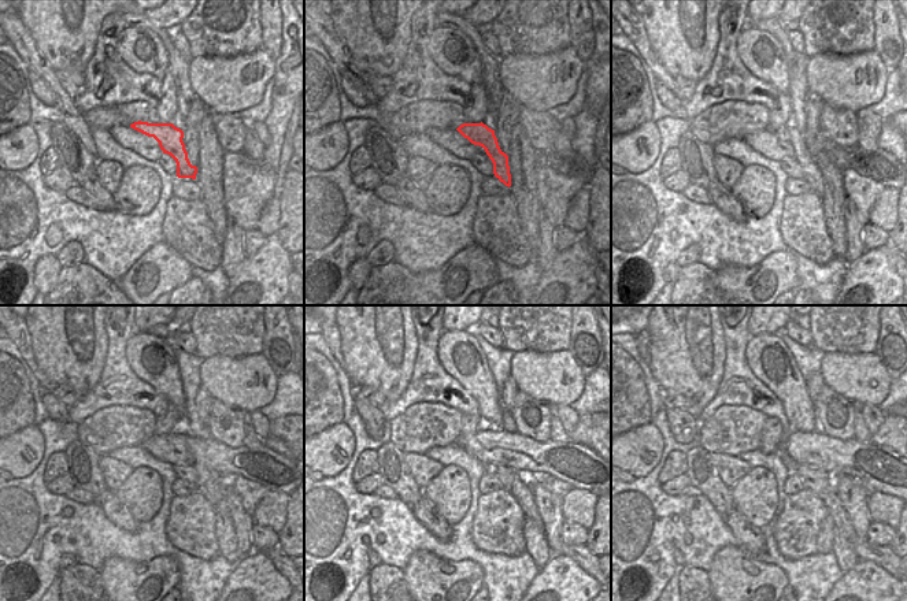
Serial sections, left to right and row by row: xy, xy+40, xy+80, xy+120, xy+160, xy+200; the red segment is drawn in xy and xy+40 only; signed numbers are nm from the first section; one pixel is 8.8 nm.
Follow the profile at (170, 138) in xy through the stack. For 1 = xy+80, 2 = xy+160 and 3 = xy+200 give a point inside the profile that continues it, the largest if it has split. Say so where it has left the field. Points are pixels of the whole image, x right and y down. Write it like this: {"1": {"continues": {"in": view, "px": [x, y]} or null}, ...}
{"1": {"continues": {"in": "xy+80", "px": [810, 173]}}, "2": {"continues": {"in": "xy+160", "px": [521, 489]}}, "3": {"continues": {"in": "xy+200", "px": [881, 555]}}}

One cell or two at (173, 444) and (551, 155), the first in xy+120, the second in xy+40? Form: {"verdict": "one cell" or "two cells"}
{"verdict": "one cell"}

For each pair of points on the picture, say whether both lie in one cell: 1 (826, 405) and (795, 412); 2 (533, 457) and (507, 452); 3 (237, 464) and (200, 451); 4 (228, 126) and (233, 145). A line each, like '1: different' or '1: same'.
1: different
2: same
3: same
4: same

